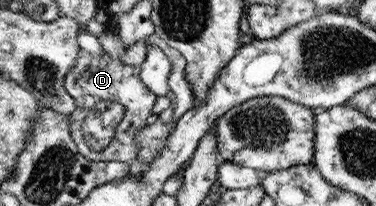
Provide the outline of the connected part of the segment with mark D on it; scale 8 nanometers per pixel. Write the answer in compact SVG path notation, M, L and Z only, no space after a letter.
M107 20L104 23L105 30L97 36L101 47L104 48L105 56L101 59L101 56L91 56L87 50L80 50L80 56L77 58L77 63L73 68L73 72L67 76L67 88L70 93L72 93L74 100L76 101L76 110L73 111L72 124L75 127L79 127L83 122L83 119L87 117L88 109L90 106L98 103L99 101L113 101L119 102L125 108L124 120L117 126L117 132L115 132L115 138L113 142L95 152L91 150L88 144L84 141L82 133L77 129L74 129L73 140L78 146L78 151L88 158L90 161L103 161L107 162L109 160L117 160L119 162L125 162L130 164L129 173L133 180L139 178L143 172L148 171L147 164L144 165L143 162L136 160L137 153L139 153L139 144L137 144L137 133L143 129L146 125L147 118L152 115L153 105L156 104L156 94L151 92L143 82L139 73L141 72L141 65L125 65L120 60L121 55L124 54L122 50L123 42L119 40L117 36L117 25L115 21L112 23Z

